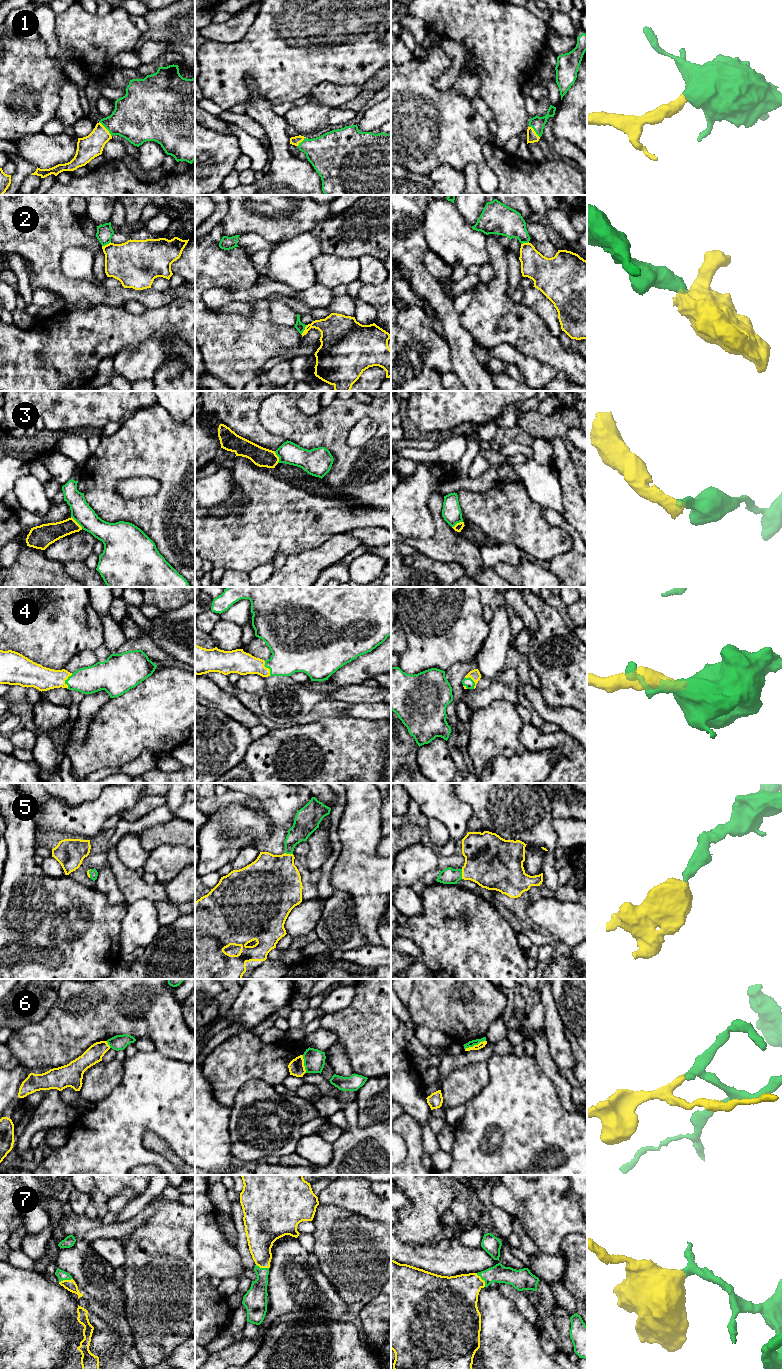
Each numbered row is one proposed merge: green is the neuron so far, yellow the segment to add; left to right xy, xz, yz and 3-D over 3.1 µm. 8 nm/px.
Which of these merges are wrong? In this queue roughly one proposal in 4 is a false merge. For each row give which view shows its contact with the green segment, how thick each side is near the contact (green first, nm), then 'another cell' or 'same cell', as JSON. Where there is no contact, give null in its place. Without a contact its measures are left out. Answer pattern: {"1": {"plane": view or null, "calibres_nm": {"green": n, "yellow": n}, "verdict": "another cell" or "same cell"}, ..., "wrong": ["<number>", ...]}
{"1": {"plane": "xy", "calibres_nm": {"green": 360, "yellow": 190}, "verdict": "same cell"}, "2": {"plane": "xz", "calibres_nm": {"green": 70, "yellow": 240}, "verdict": "another cell"}, "3": {"plane": "xy", "calibres_nm": {"green": 170, "yellow": 160}, "verdict": "another cell"}, "4": {"plane": "xy", "calibres_nm": {"green": 220, "yellow": 190}, "verdict": "same cell"}, "5": {"plane": "yz", "calibres_nm": {"green": 130, "yellow": 400}, "verdict": "same cell"}, "6": {"plane": "yz", "calibres_nm": {"green": 50, "yellow": 50}, "verdict": "another cell"}, "7": {"plane": "yz", "calibres_nm": {"green": 140, "yellow": 340}, "verdict": "same cell"}, "wrong": ["2", "3", "6"]}

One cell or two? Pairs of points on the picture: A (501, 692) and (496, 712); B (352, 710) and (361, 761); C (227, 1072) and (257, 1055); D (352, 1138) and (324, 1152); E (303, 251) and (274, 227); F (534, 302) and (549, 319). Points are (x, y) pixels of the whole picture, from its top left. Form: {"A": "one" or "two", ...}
{"A": "two", "B": "two", "C": "one", "D": "two", "E": "two", "F": "one"}

